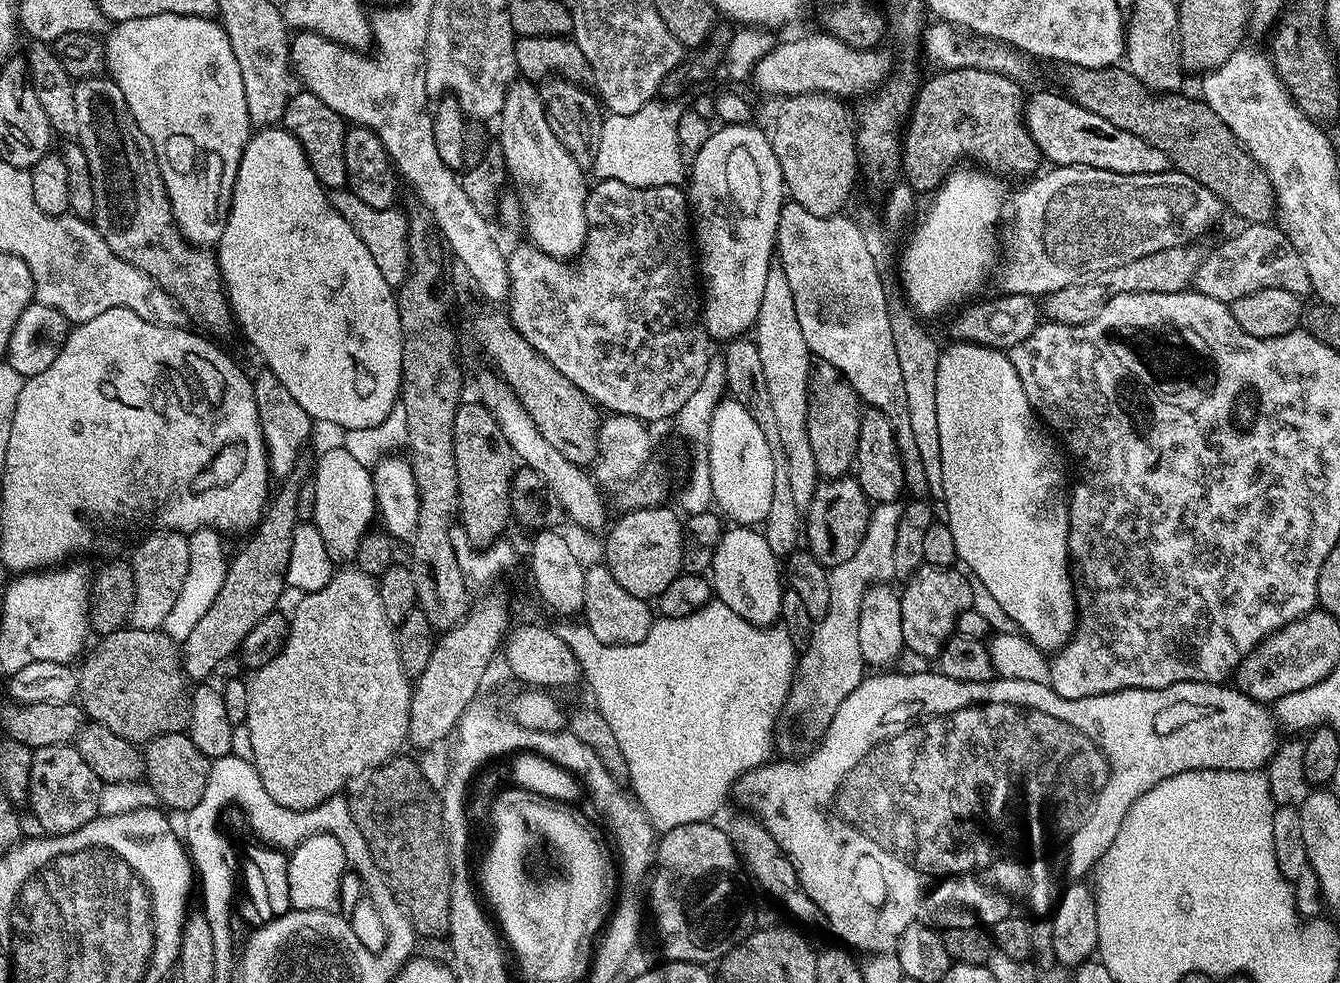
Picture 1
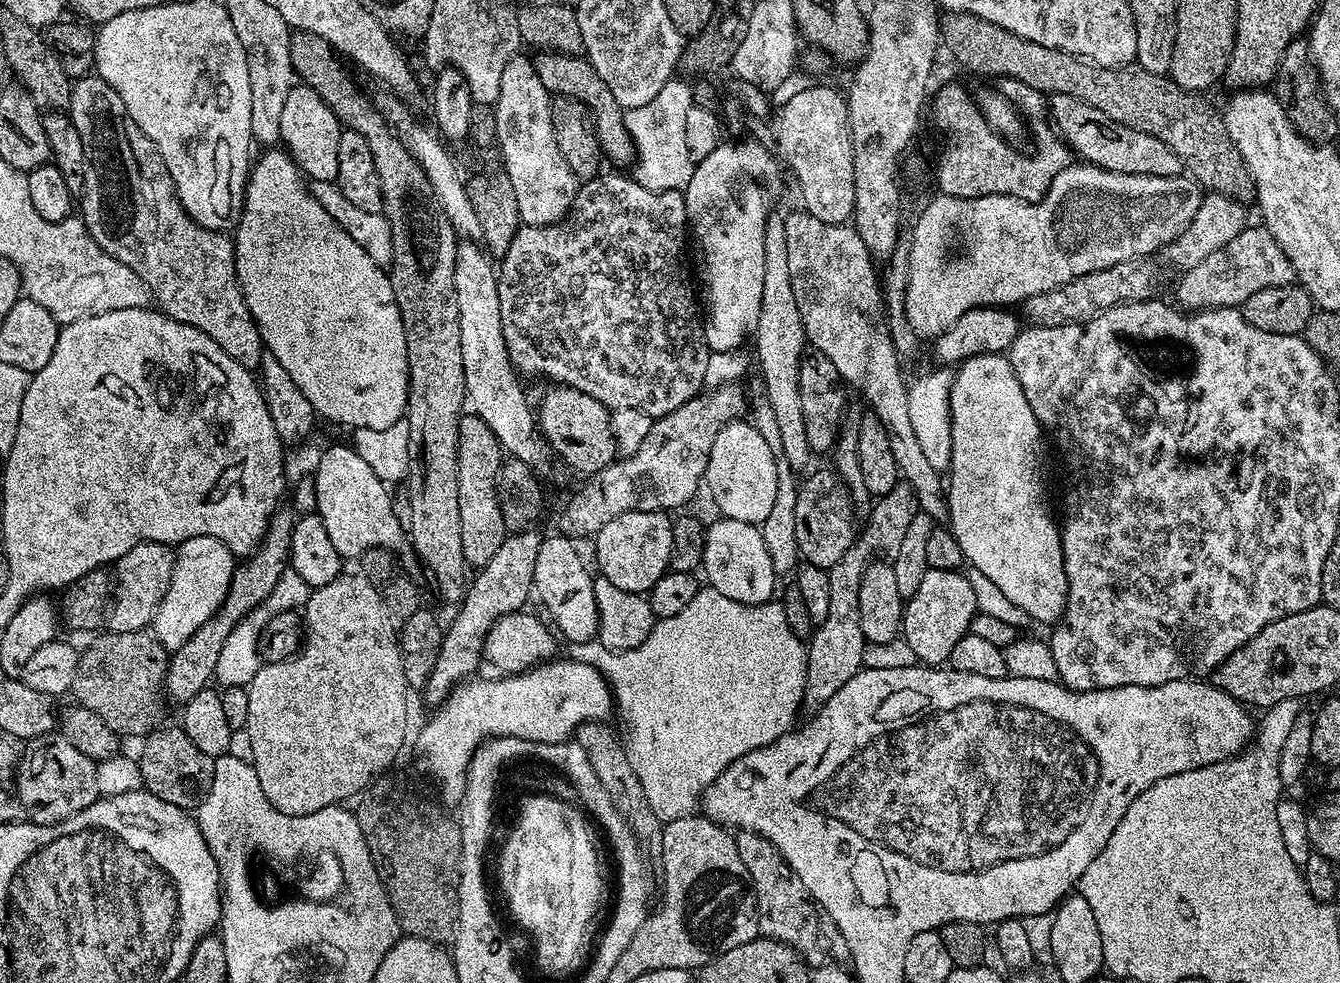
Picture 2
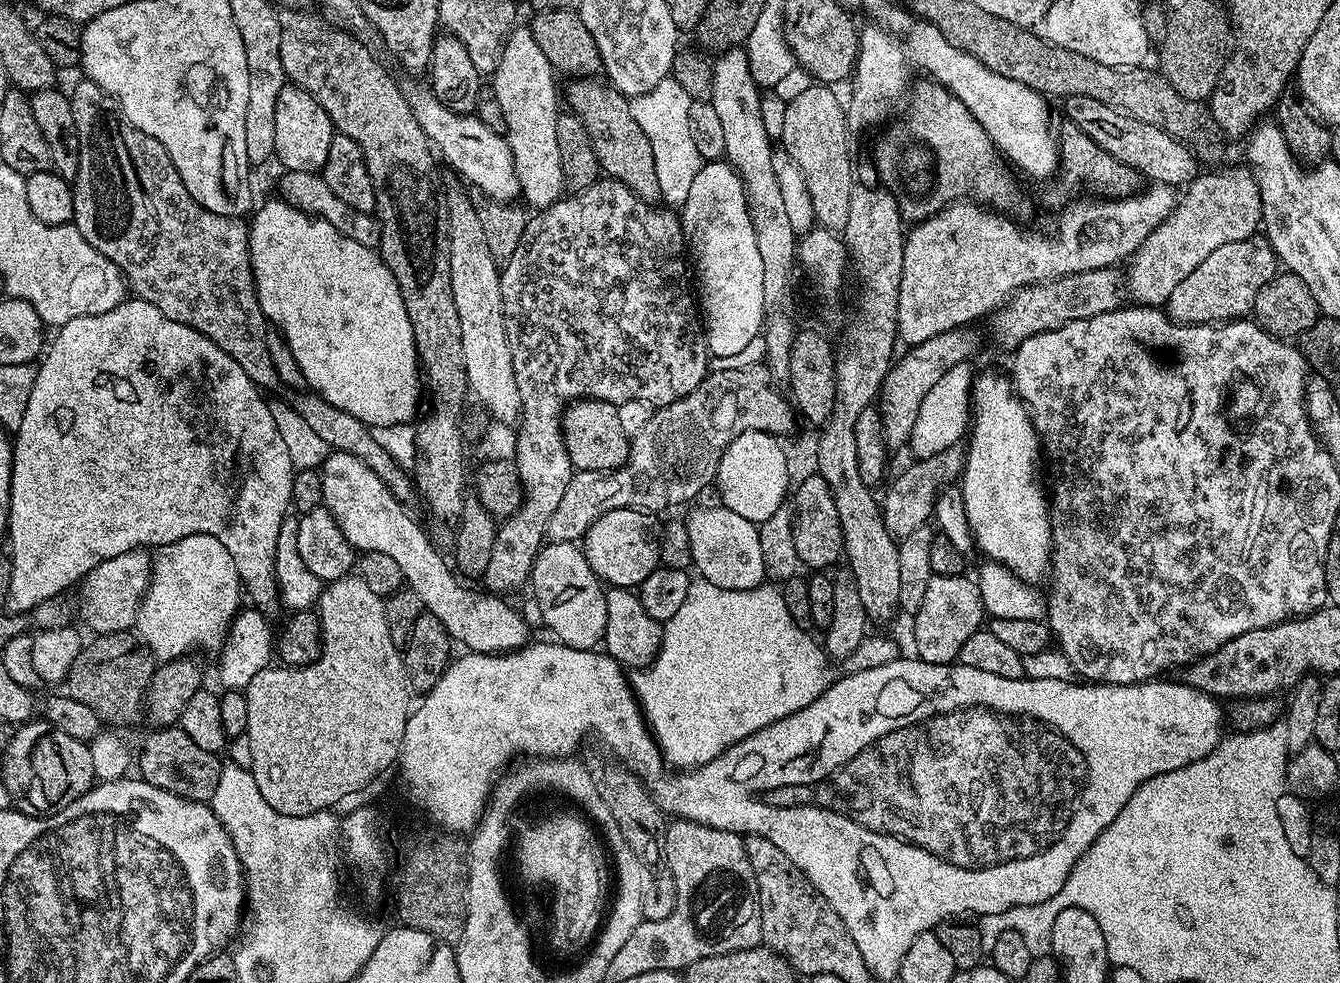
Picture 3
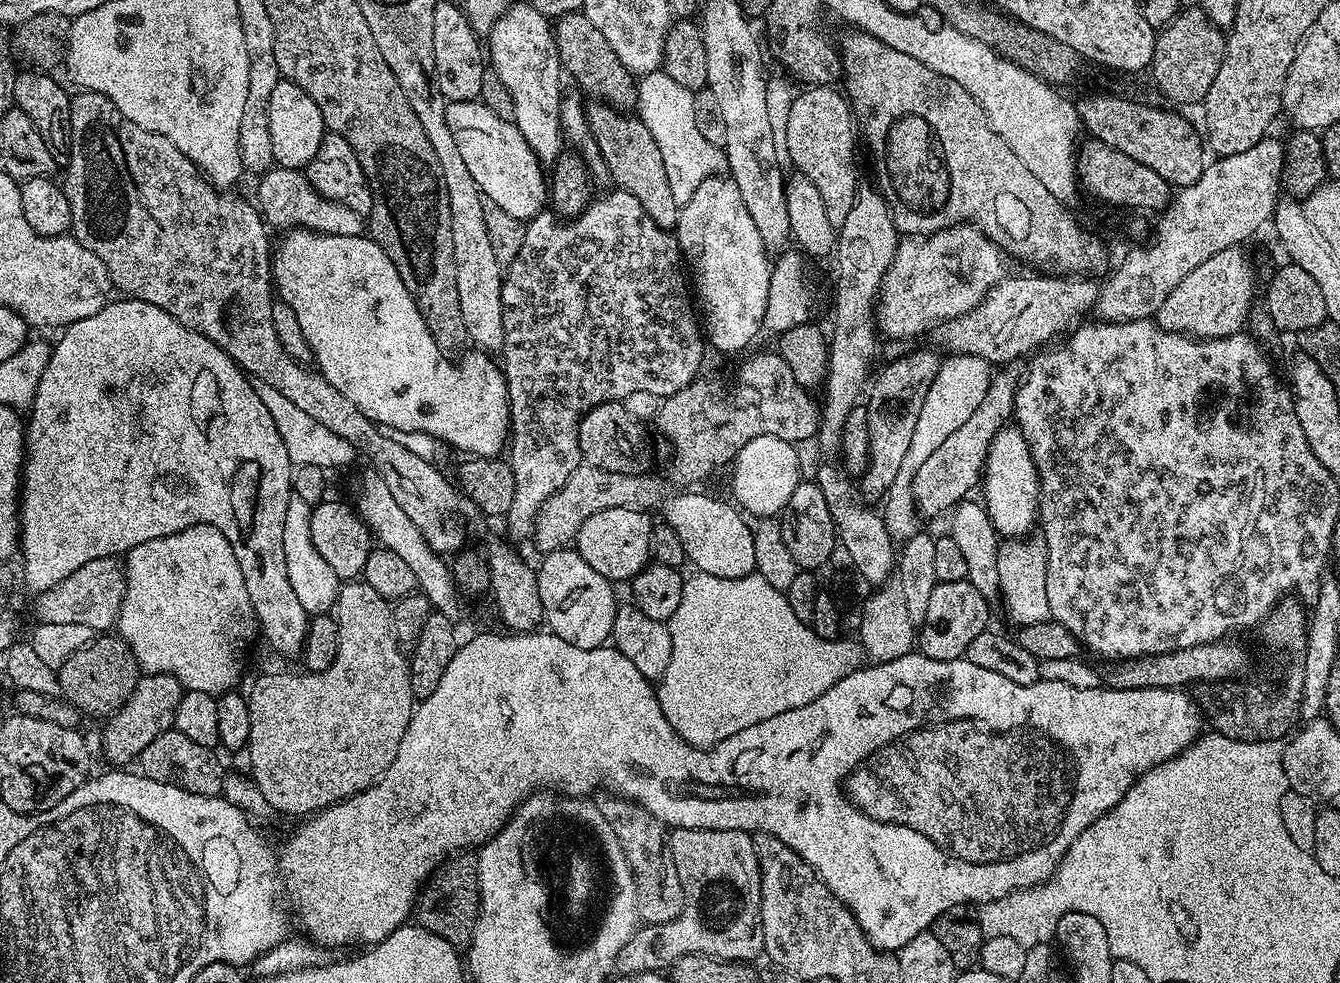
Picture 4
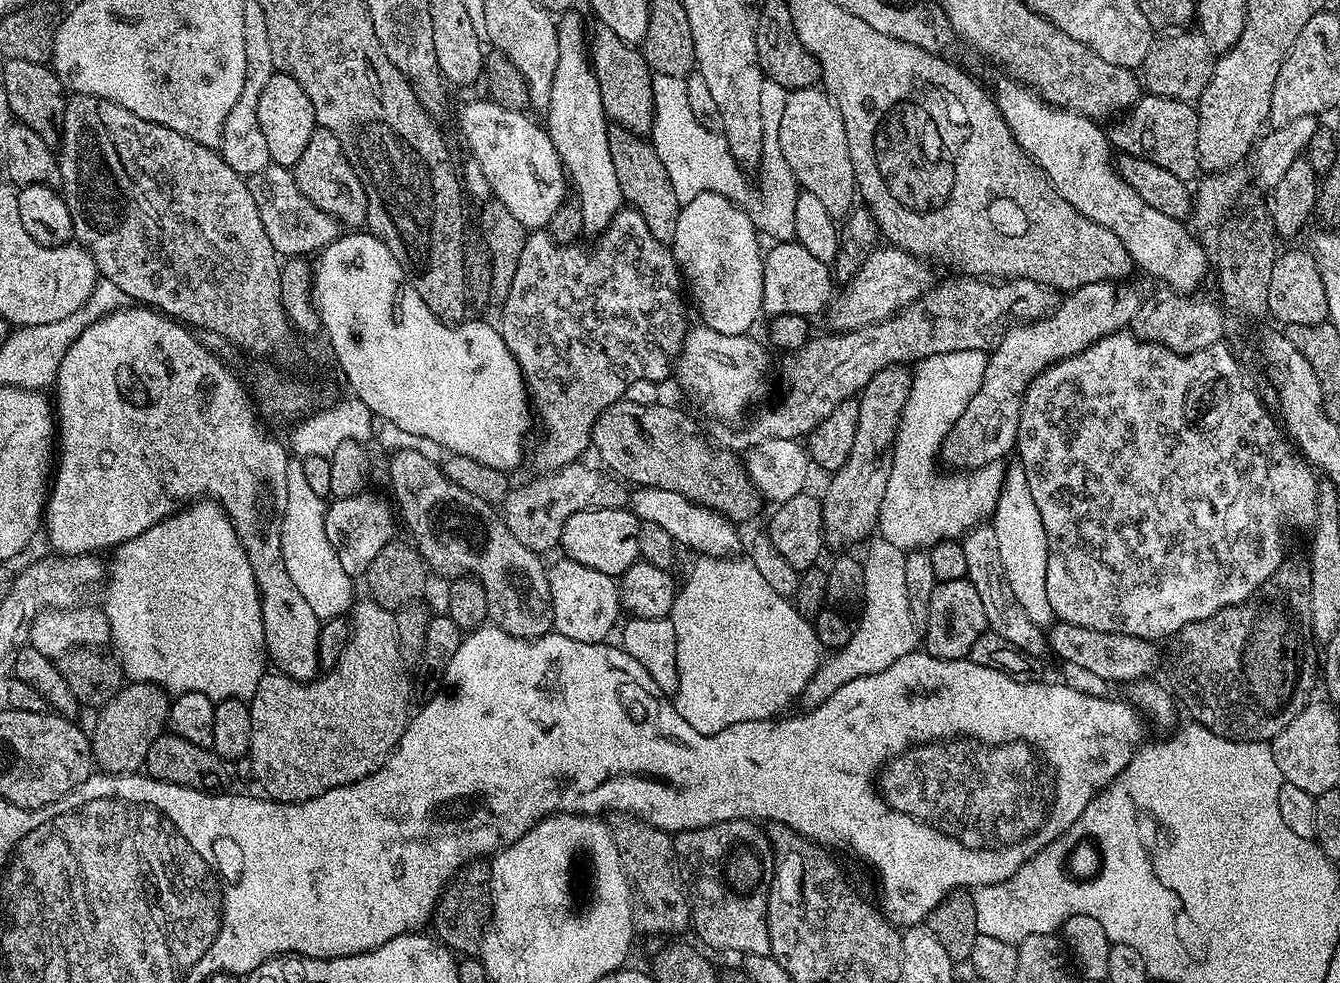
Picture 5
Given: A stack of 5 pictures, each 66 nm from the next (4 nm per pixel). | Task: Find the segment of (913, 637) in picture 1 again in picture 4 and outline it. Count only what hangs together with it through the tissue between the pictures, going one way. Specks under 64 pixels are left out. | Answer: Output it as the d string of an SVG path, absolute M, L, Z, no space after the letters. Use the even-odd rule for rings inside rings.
M971 580L938 583L934 586L925 622L918 628L918 648L935 660L958 660L965 655L968 645L988 627L988 599Z

